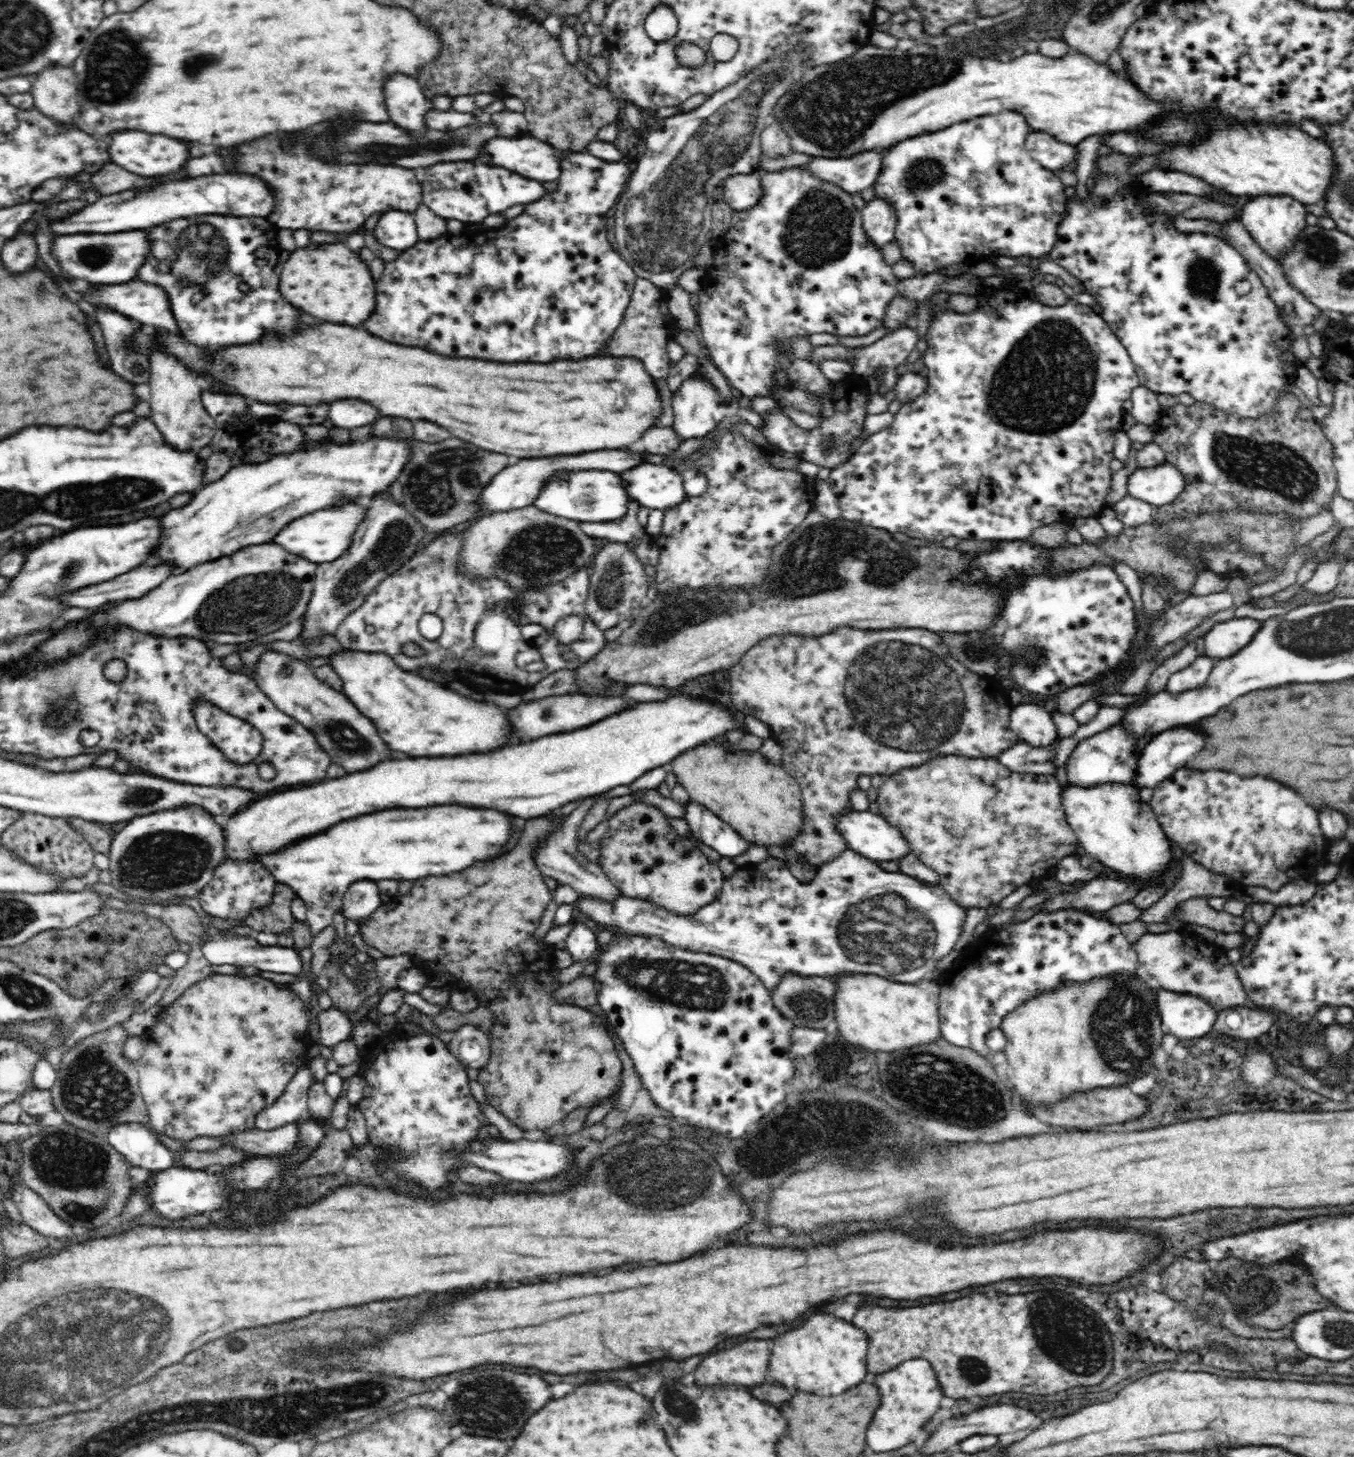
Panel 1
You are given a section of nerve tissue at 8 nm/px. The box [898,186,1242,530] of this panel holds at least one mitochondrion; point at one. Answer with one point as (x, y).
(1048, 380)

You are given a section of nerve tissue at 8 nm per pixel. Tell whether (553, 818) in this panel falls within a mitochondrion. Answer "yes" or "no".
no

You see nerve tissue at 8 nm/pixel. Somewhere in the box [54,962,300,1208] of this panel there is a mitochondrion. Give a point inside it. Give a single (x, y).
(92, 1085)

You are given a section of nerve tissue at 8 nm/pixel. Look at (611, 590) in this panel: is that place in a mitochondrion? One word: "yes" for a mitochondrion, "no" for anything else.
yes

